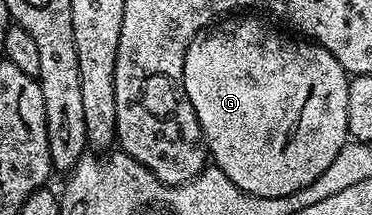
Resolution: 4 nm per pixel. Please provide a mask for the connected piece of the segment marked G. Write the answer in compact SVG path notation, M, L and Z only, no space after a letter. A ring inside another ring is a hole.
M237 19L234 23L225 22L229 21L218 22L216 25L206 27L204 31L200 31L187 49L187 57L183 61L183 85L187 89L191 109L195 109L195 117L199 117L205 146L212 162L223 173L227 173L227 177L233 184L255 197L287 197L307 185L311 185L311 181L315 181L315 177L319 177L319 173L323 173L323 169L327 169L327 165L331 165L331 161L335 161L339 149L343 149L343 145L350 138L347 121L350 76L343 69L343 65L339 65L339 61L335 61L335 57L331 57L331 53L327 49L323 49L315 42L306 41L301 37L288 39L287 36L280 35L275 28L268 27L267 24L260 23L257 19Z

